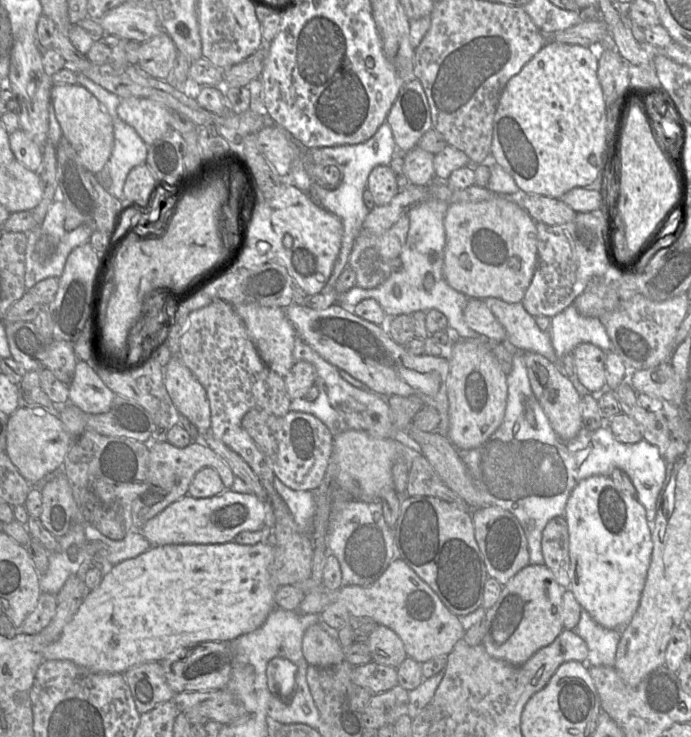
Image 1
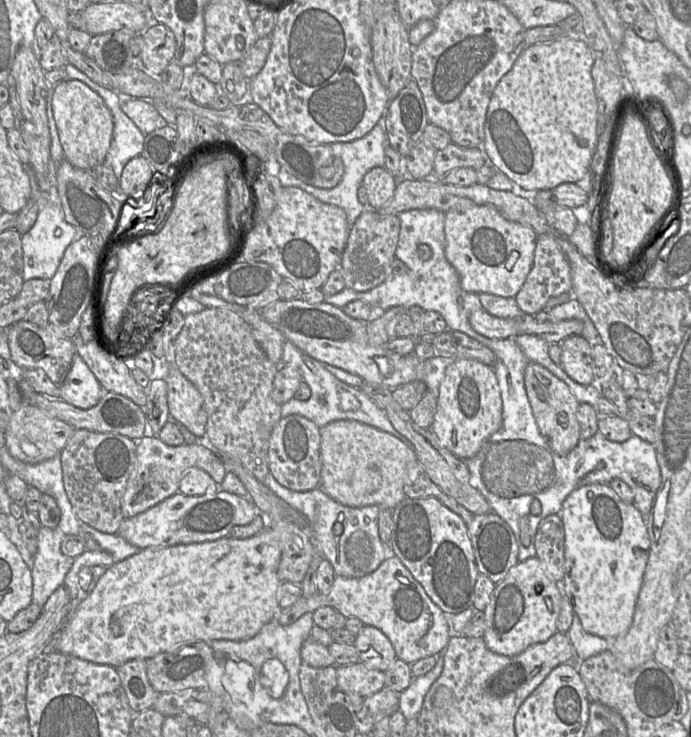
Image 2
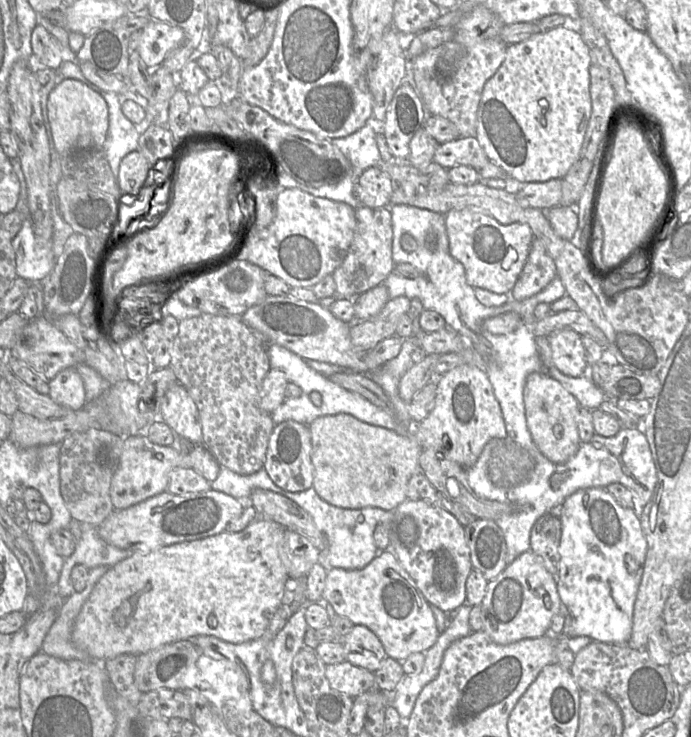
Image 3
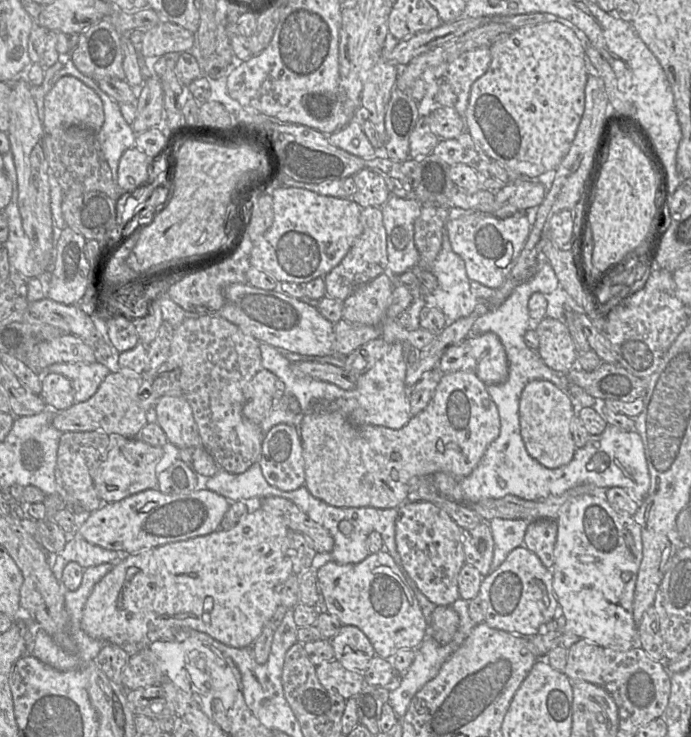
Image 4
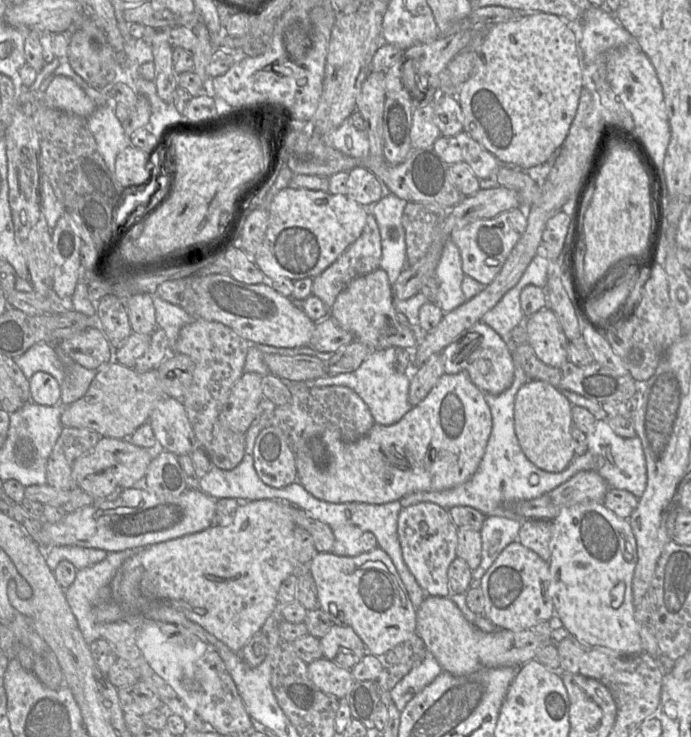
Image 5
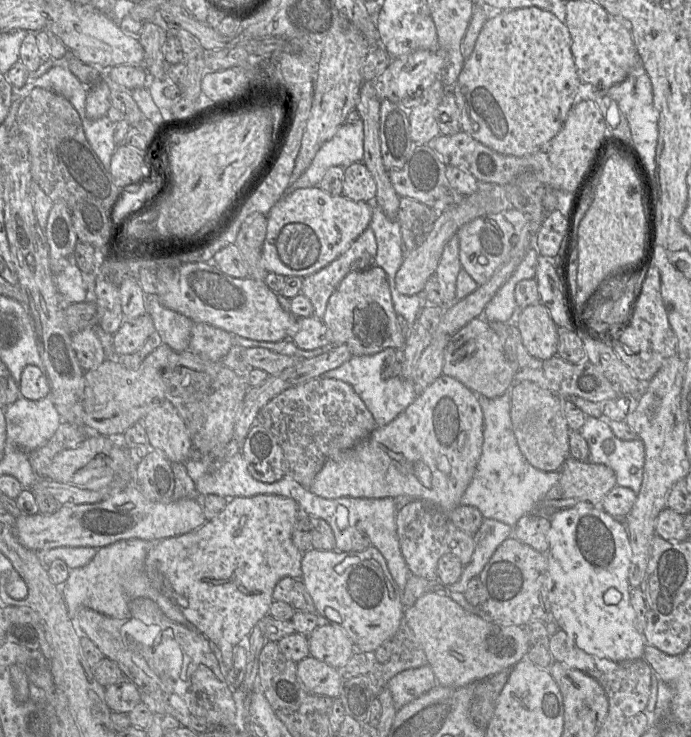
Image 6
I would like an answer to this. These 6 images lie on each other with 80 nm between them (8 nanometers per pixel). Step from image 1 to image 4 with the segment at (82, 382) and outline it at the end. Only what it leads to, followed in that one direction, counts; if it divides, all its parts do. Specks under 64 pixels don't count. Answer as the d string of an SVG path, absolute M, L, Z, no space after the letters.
M57 373L44 374L41 383L40 396L47 408L62 411L75 403L72 385L66 377Z

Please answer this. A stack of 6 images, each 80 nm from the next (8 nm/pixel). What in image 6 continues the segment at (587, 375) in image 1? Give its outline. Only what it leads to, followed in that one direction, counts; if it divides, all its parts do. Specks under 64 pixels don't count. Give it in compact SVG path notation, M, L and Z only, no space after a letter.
M536 303L519 309L514 323L523 345L533 357L547 360L557 355L558 327L545 305Z

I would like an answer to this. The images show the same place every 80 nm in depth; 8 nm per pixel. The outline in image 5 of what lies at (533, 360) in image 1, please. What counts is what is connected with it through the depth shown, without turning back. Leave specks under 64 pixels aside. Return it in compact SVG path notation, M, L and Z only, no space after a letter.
M529 380L516 394L514 405L516 436L526 457L541 470L561 472L576 456L571 434L572 406L559 389L541 380Z

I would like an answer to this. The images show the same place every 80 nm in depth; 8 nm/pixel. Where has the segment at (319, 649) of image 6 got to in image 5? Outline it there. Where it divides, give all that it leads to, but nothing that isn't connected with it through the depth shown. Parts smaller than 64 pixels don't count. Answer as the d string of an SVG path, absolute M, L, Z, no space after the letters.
M333 625L320 644L323 658L346 669L351 669L368 653L363 641L348 626Z

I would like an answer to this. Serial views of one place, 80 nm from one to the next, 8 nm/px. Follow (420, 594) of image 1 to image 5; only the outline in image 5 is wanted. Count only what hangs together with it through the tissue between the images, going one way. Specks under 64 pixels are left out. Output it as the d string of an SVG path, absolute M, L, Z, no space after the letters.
M377 547L355 557L317 552L309 574L316 585L318 607L337 626L348 626L360 637L367 652L383 656L416 634L416 608L385 551Z

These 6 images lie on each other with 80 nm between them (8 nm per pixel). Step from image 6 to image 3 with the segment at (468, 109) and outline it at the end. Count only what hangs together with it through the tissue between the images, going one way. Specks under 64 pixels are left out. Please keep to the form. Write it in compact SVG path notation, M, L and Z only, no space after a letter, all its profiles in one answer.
M563 26L551 28L532 35L527 40L510 44L506 56L496 73L486 82L477 112L476 139L491 162L500 166L514 183L546 182L551 179L562 179L579 157L585 132L591 116L590 74L592 58L581 34Z

